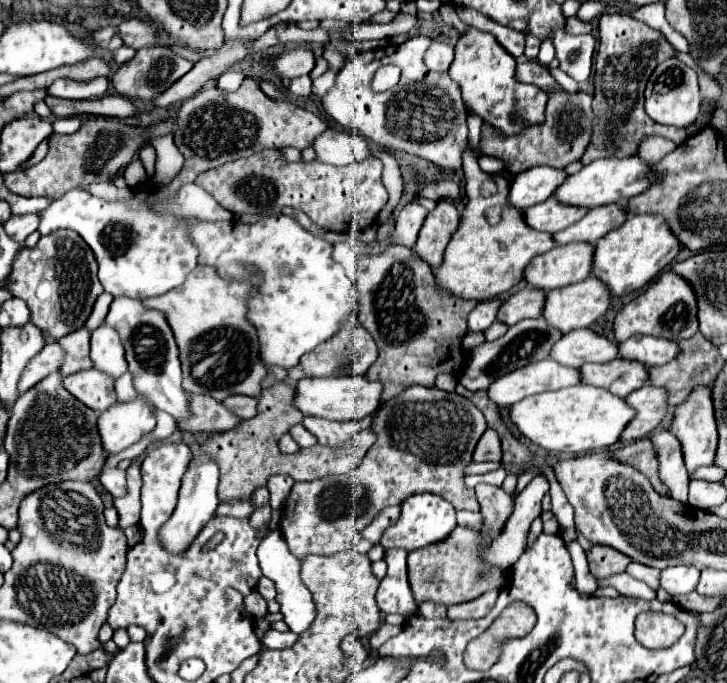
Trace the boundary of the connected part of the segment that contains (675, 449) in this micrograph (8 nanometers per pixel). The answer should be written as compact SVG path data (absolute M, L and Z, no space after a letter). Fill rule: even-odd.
M658 432L652 436L660 460L660 480L672 490L672 498L686 504L688 498L688 472L684 466L682 444L672 432Z

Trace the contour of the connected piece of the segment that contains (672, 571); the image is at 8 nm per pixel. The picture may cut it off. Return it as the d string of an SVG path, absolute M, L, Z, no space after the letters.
M670 566L662 570L660 586L672 596L676 596L676 594L688 594L696 590L698 580L700 580L700 570L692 566Z

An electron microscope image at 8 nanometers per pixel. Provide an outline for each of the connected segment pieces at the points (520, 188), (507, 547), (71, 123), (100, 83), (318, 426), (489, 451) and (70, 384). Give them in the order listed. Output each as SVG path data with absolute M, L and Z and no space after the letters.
M536 166L526 172L520 172L512 178L508 202L514 208L526 210L534 204L548 200L566 178L568 174L562 168L548 168L548 166Z
M536 476L516 498L514 512L506 520L500 536L492 538L490 546L482 552L482 562L488 566L496 566L500 570L510 570L512 564L522 556L526 548L526 538L530 524L536 516L540 516L542 496L548 492L548 480L544 476Z
M60 118L52 126L54 126L54 132L58 134L74 134L76 130L82 128L82 124L84 124L82 118Z
M60 78L56 80L56 84L48 88L48 94L64 100L94 100L104 96L108 86L110 86L110 80L106 78L98 78L92 82L76 82L76 80Z
M372 412L366 418L352 420L352 422L332 422L332 420L324 420L324 418L316 418L316 416L304 416L302 426L318 438L318 444L336 448L336 446L348 444L356 432L370 428L374 416L376 414Z
M492 428L484 432L484 436L480 438L474 450L474 462L486 462L486 460L494 460L494 462L500 460L500 438Z
M90 368L66 376L64 388L94 412L104 412L116 402L114 382L116 380L112 380L112 376L108 376L106 372Z

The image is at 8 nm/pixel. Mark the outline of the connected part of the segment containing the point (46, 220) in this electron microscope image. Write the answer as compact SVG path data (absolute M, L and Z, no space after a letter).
M142 184L138 188L132 188L132 198L128 200L106 202L106 200L100 200L98 196L92 196L84 190L74 188L72 192L66 192L62 198L54 200L46 210L40 212L38 230L42 234L50 234L60 228L70 228L78 232L96 256L98 280L104 286L104 292L112 296L130 296L130 298L142 298L142 300L150 296L160 296L184 284L186 276L198 266L198 248L188 238L188 228L192 226L192 222L230 222L234 220L234 214L228 212L226 208L220 208L214 196L196 184L184 184L174 198L160 200L160 202L150 202L150 194L152 194L152 186Z

